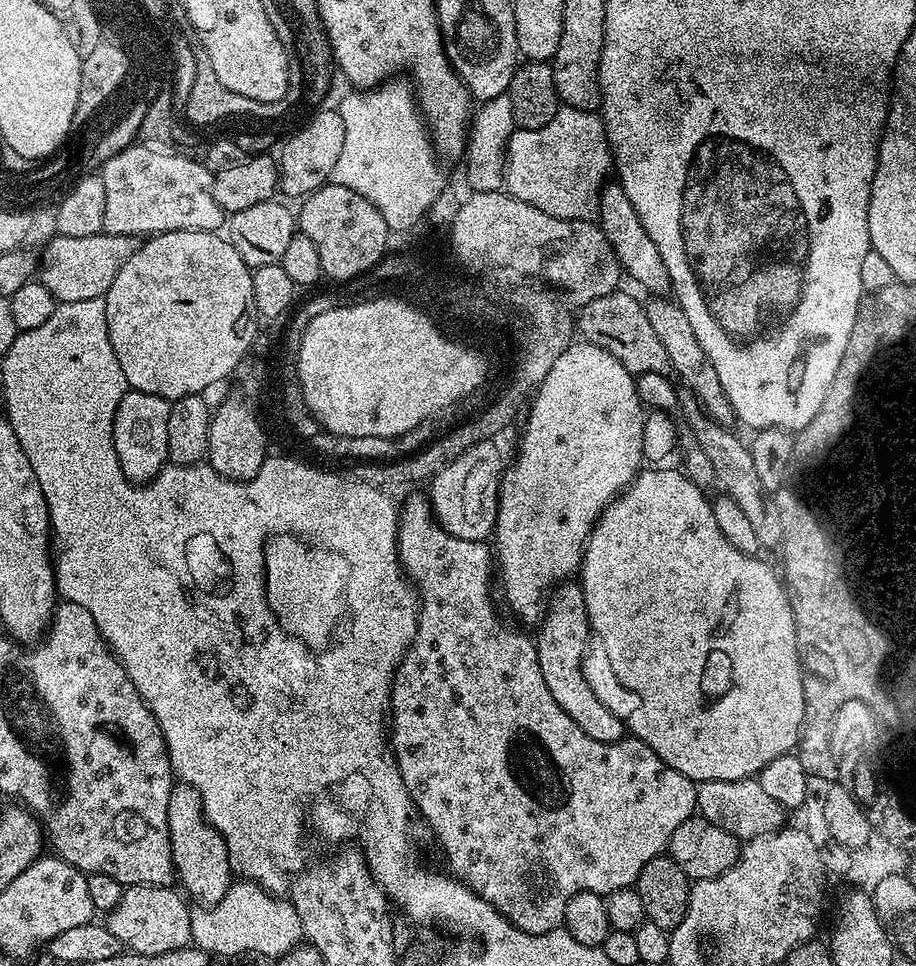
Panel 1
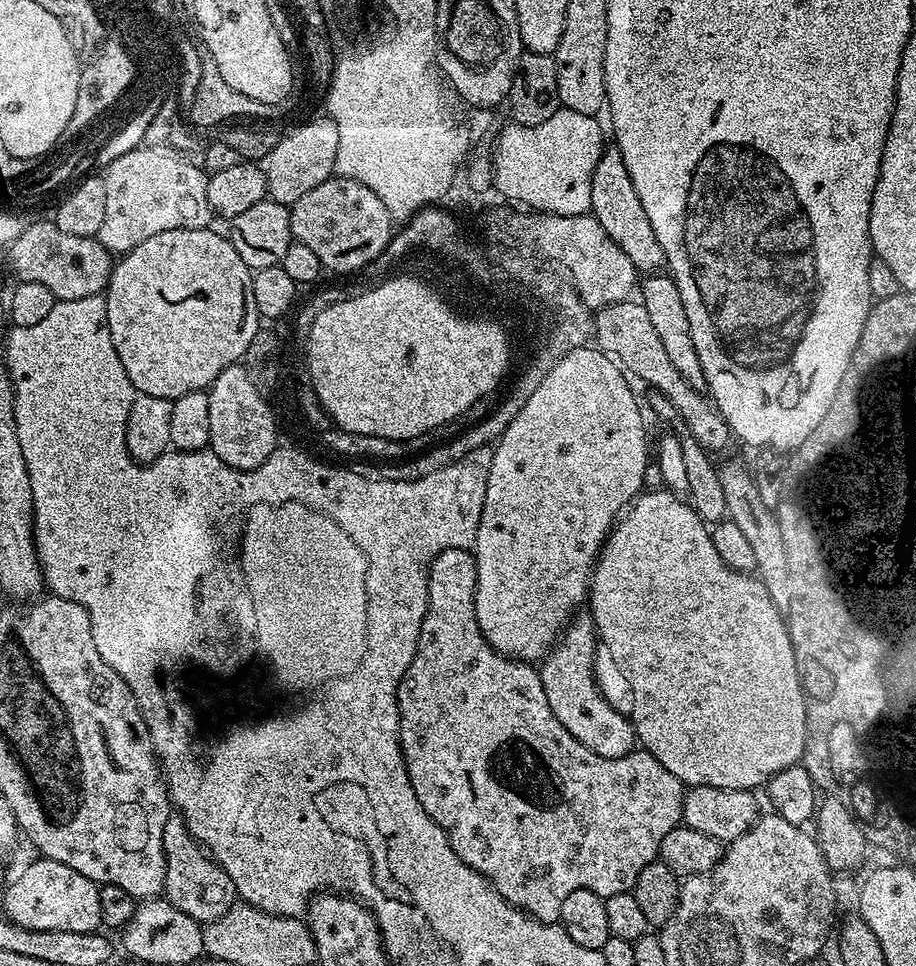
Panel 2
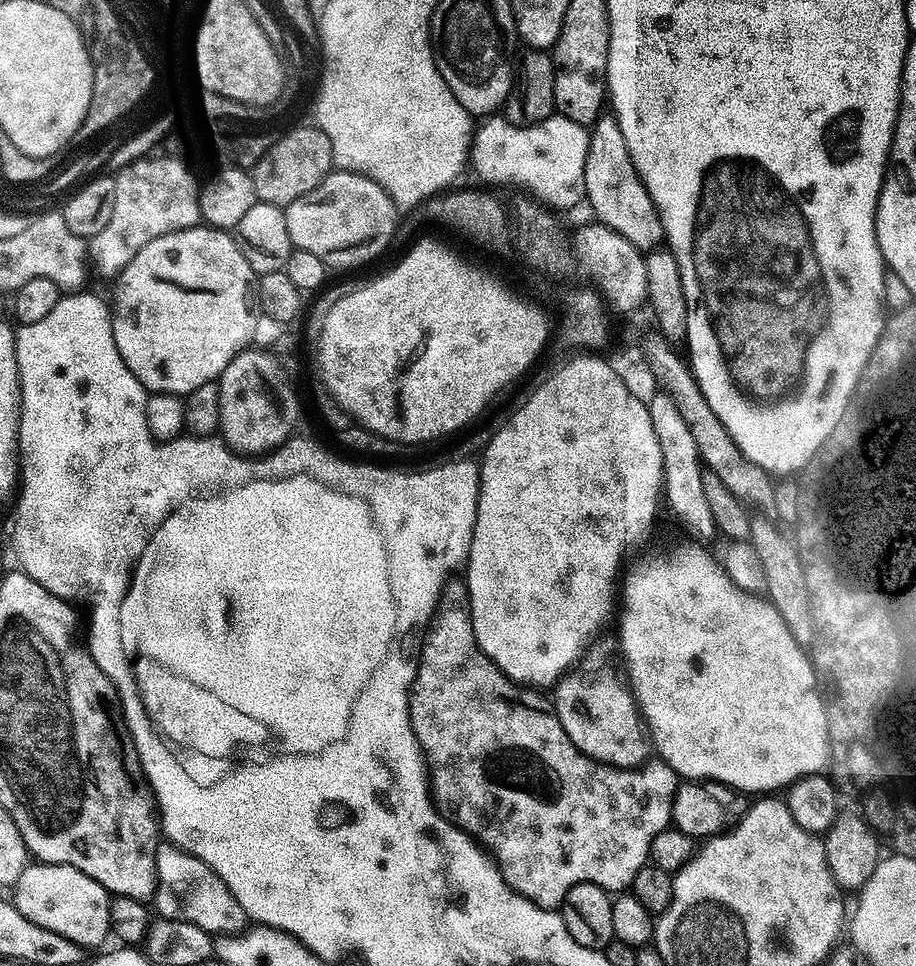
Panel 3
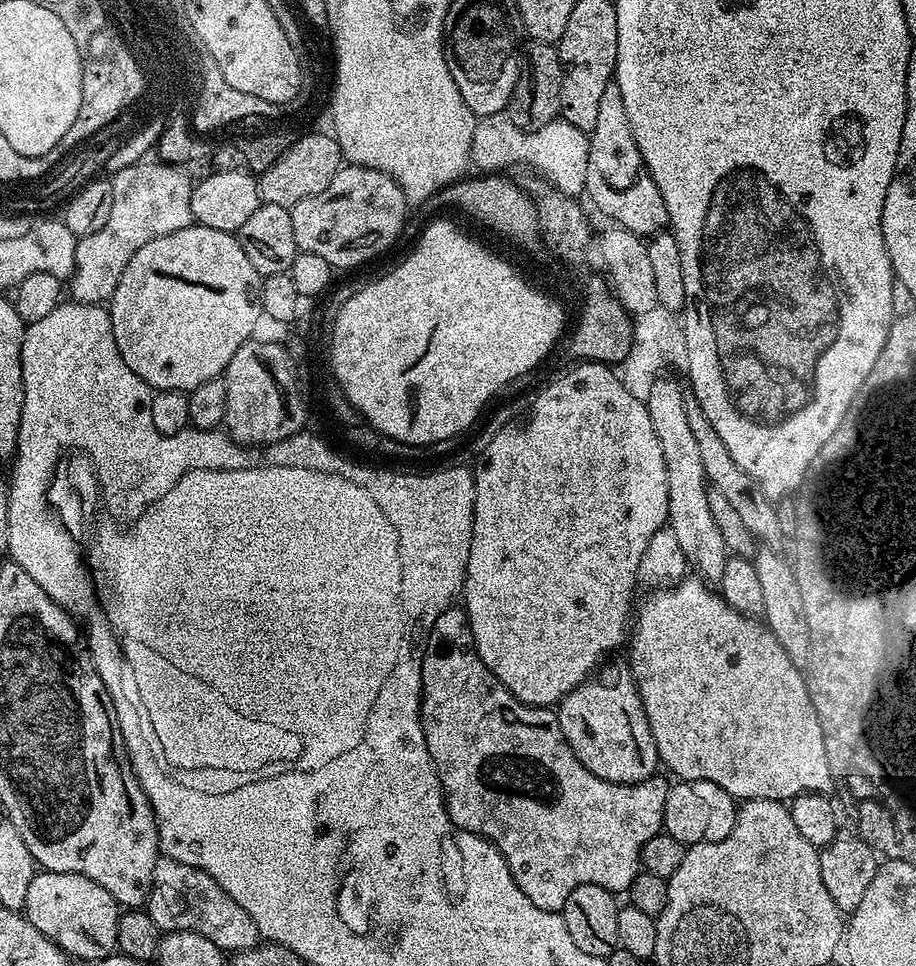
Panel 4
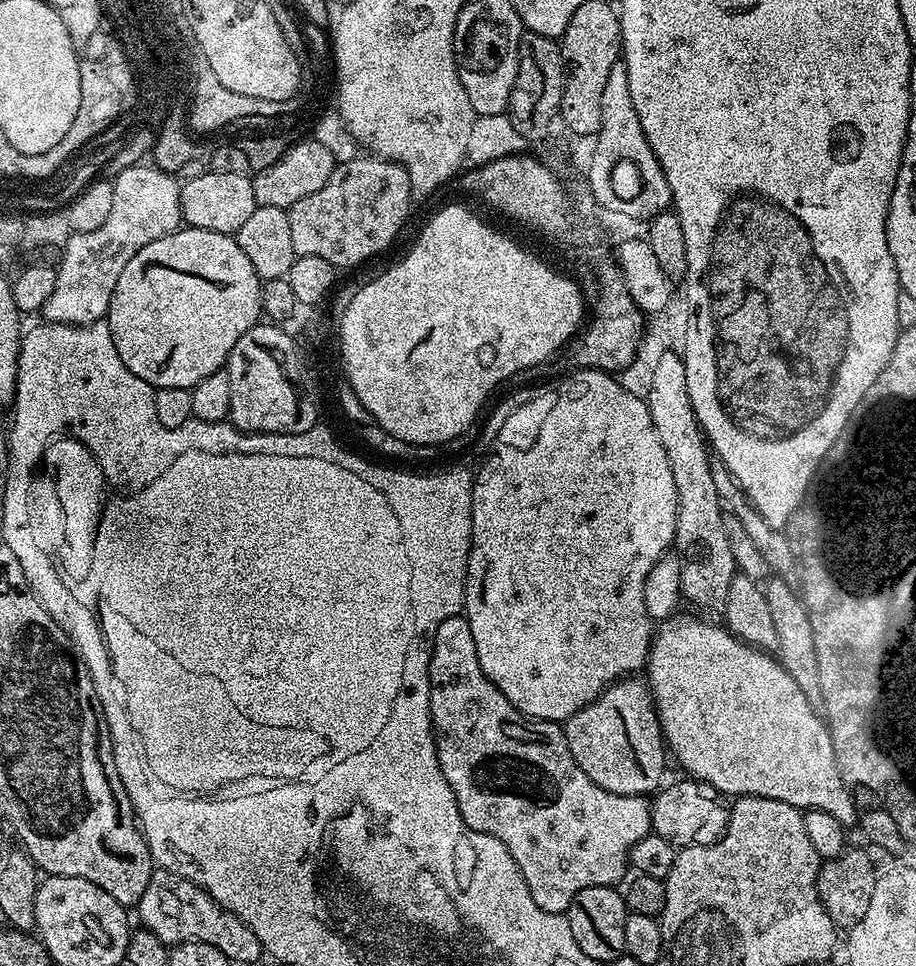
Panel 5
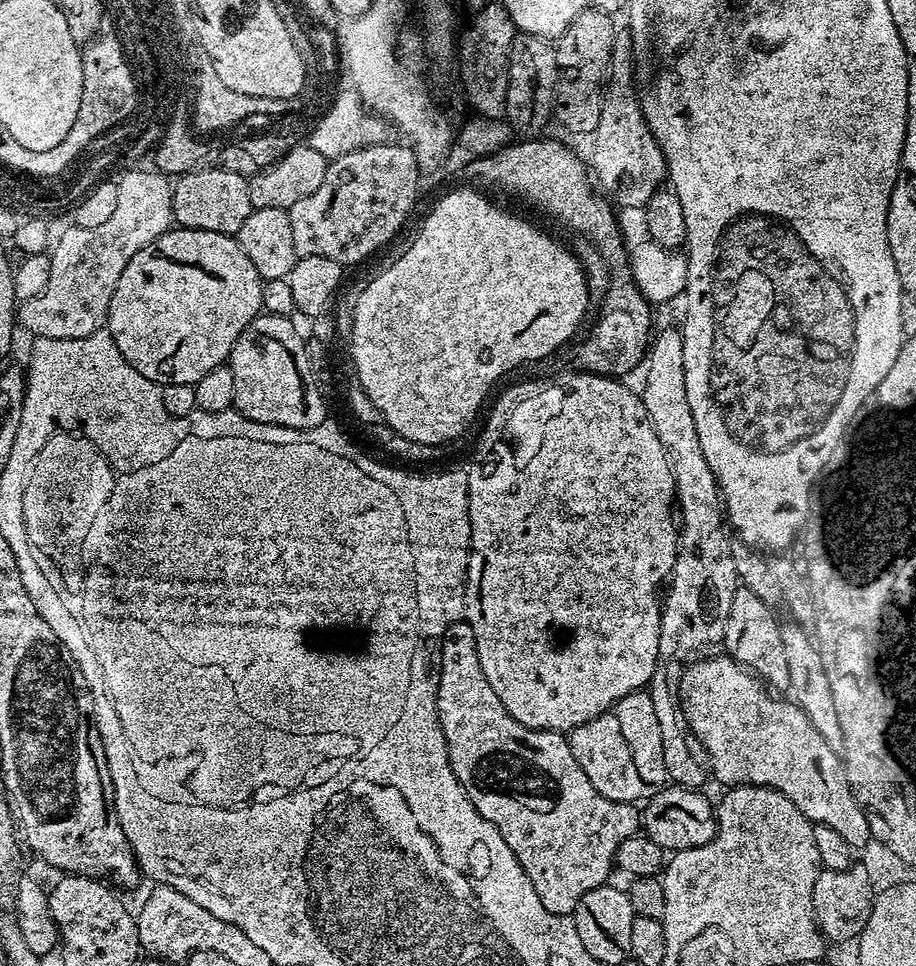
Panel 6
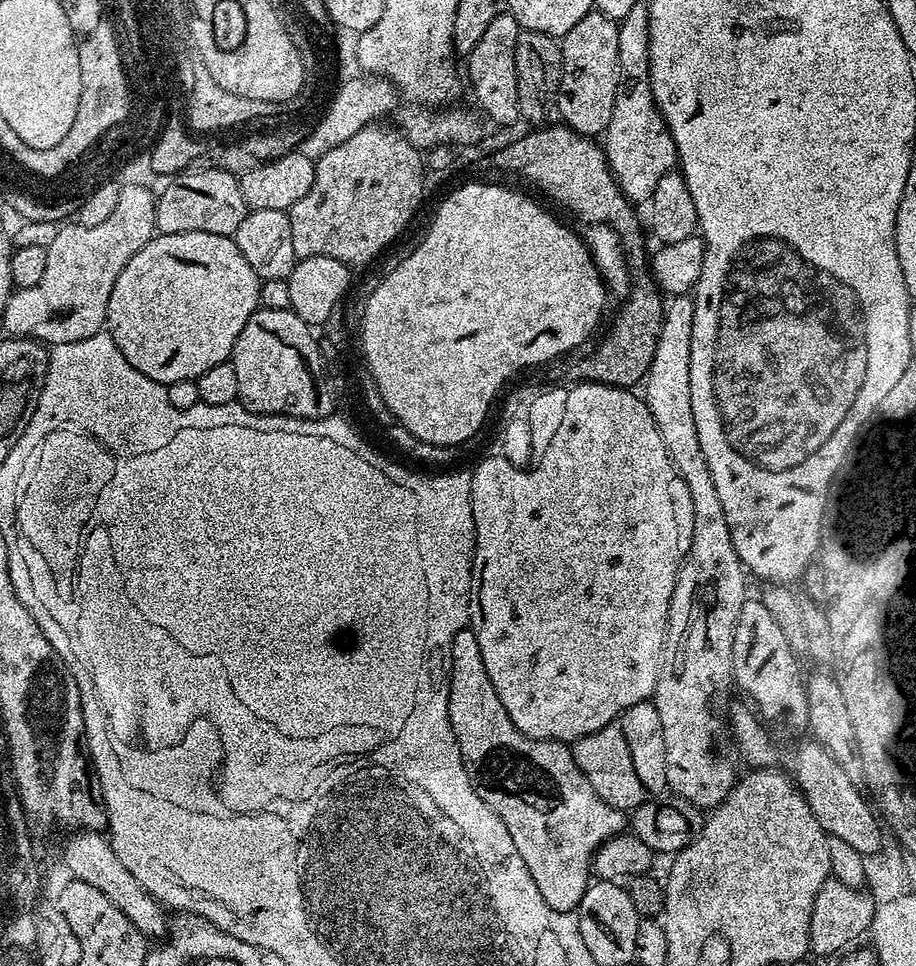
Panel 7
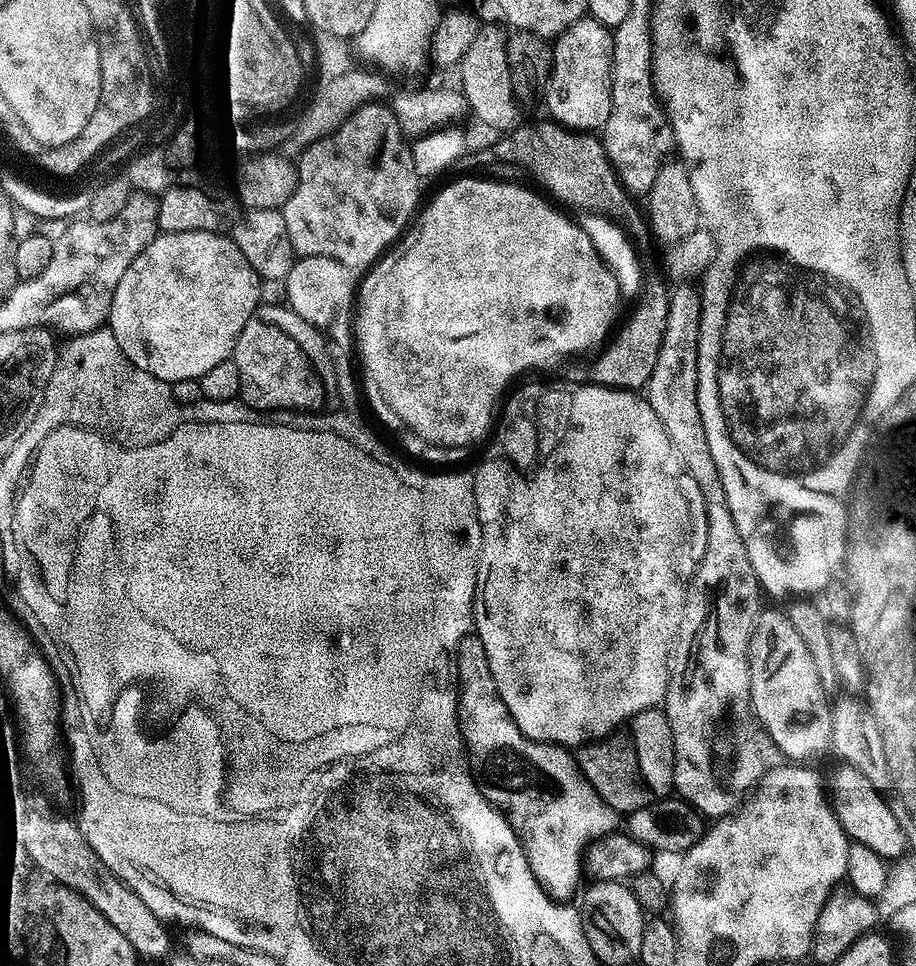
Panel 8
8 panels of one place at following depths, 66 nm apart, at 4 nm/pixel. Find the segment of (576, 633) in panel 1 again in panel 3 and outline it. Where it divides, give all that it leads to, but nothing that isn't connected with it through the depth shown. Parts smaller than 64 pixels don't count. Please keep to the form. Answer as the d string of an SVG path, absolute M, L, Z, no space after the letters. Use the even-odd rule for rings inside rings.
M600 644L594 648L585 651L579 663L556 680L551 689L551 707L558 722L562 722L562 730L566 730L566 738L582 754L612 768L616 768L616 762L622 762L622 768L638 768L649 759L650 737L636 706L636 697L623 683L616 684L616 672L612 669L613 645L611 648Z

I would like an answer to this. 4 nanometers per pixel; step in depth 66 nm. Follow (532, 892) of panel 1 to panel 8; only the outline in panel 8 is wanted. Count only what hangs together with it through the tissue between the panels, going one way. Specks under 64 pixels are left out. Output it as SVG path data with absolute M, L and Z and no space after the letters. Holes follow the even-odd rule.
M469 634L458 646L456 655L458 678L460 679L460 733L464 739L464 748L468 752L468 763L474 773L474 784L479 795L504 813L509 826L520 839L532 872L548 891L548 895L561 902L571 901L572 895L581 887L582 855L593 840L601 840L617 831L618 813L590 786L582 774L577 757L569 749L559 744L540 744L526 738L518 726L508 717L506 702L494 686L494 674L490 674L490 662L486 662L486 650L480 639Z

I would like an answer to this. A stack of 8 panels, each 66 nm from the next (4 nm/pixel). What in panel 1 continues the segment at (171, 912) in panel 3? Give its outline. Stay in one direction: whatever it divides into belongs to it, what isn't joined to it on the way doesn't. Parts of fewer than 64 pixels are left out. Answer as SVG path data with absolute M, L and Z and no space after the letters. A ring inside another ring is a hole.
M173 783L168 803L168 833L172 847L172 865L176 867L175 879L178 884L180 880L181 884L179 887L193 901L201 900L204 903L201 905L216 904L233 885L234 869L232 861L228 859L228 847L224 835L205 818L200 792L194 786Z

